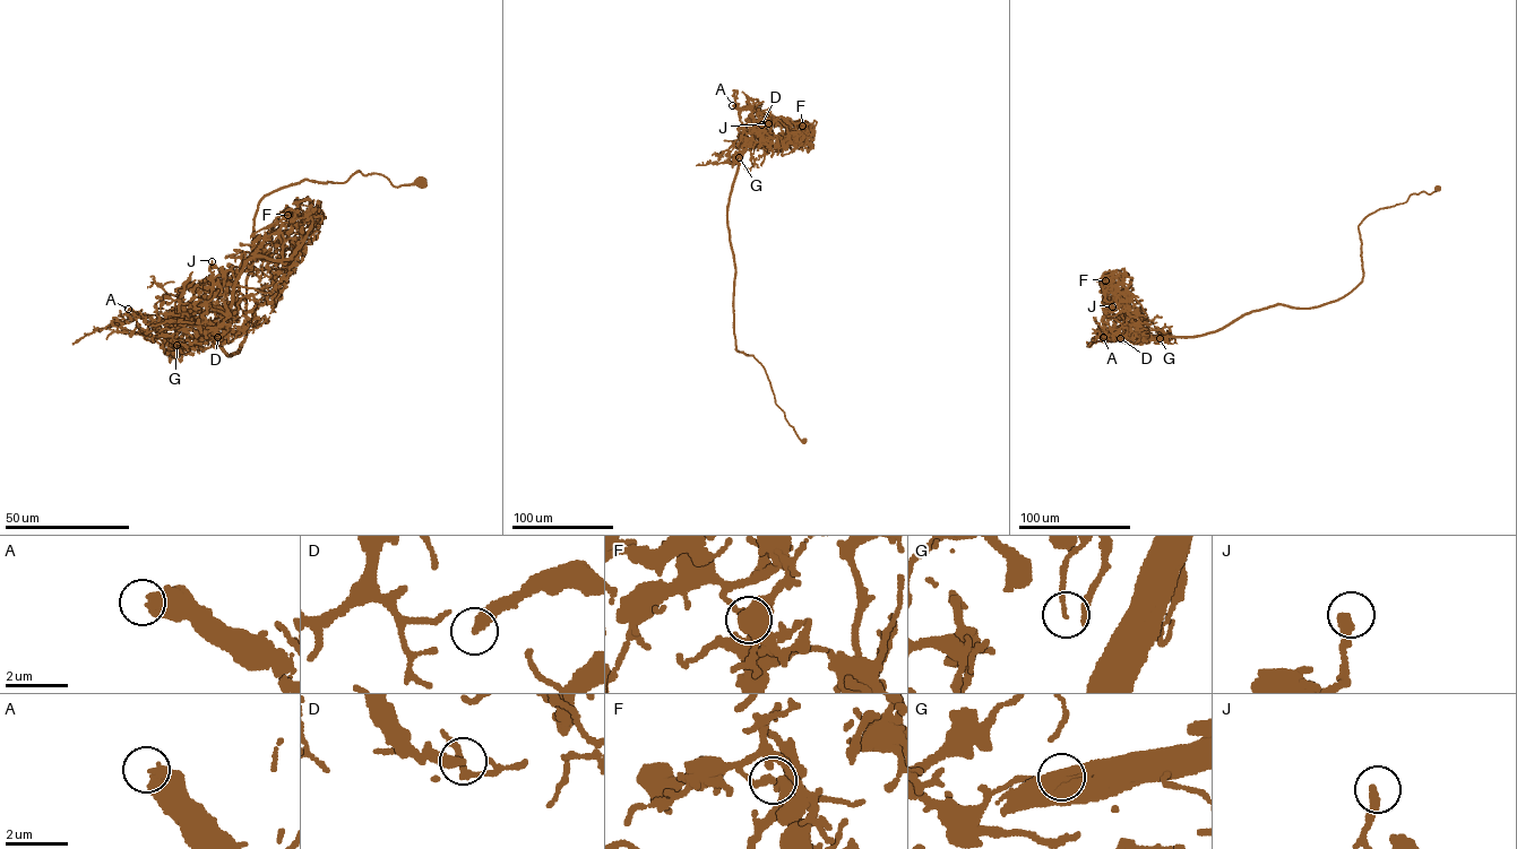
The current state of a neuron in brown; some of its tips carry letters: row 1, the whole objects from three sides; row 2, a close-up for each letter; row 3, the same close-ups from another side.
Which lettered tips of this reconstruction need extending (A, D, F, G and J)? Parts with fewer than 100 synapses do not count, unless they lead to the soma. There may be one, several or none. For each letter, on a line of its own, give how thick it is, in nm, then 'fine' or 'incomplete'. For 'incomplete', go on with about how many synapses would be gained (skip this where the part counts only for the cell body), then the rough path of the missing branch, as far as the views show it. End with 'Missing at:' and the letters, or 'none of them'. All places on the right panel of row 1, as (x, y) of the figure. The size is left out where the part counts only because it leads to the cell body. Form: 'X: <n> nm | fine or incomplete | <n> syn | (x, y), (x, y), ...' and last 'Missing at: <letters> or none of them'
A: 380 nm | incomplete | 1500 syn | (1103, 337), (1053, 340), (1048, 332), (1065, 338)
D: 200 nm | fine
F: 180 nm | fine
G: 100 nm | fine
J: 300 nm | fine
Missing at: A

